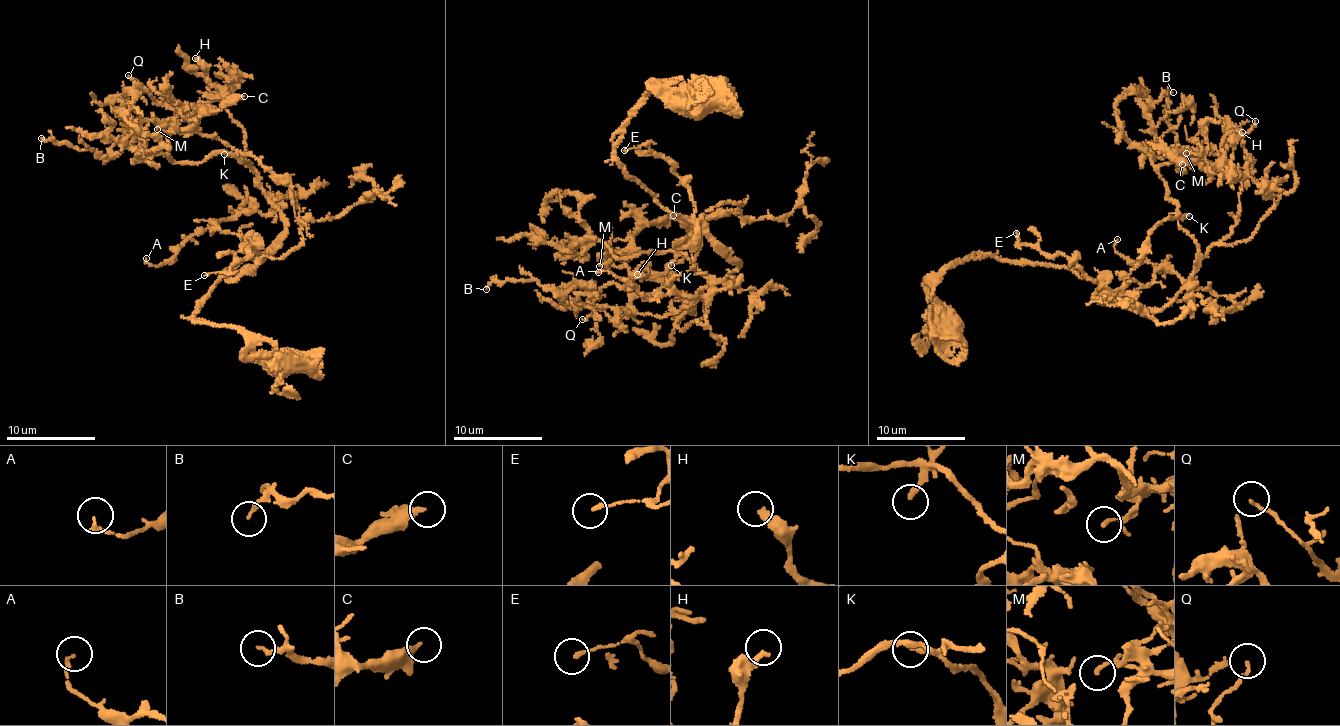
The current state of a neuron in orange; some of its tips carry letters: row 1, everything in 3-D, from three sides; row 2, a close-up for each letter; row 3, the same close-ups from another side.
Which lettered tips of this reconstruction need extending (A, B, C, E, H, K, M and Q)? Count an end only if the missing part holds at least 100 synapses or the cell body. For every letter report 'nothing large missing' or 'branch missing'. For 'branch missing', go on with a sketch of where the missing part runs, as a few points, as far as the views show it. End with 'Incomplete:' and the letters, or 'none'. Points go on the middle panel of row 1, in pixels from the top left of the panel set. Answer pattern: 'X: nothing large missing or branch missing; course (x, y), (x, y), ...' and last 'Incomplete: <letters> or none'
A: nothing large missing
B: nothing large missing
C: nothing large missing
E: nothing large missing
H: nothing large missing
K: nothing large missing
M: nothing large missing
Q: nothing large missing
Incomplete: none

